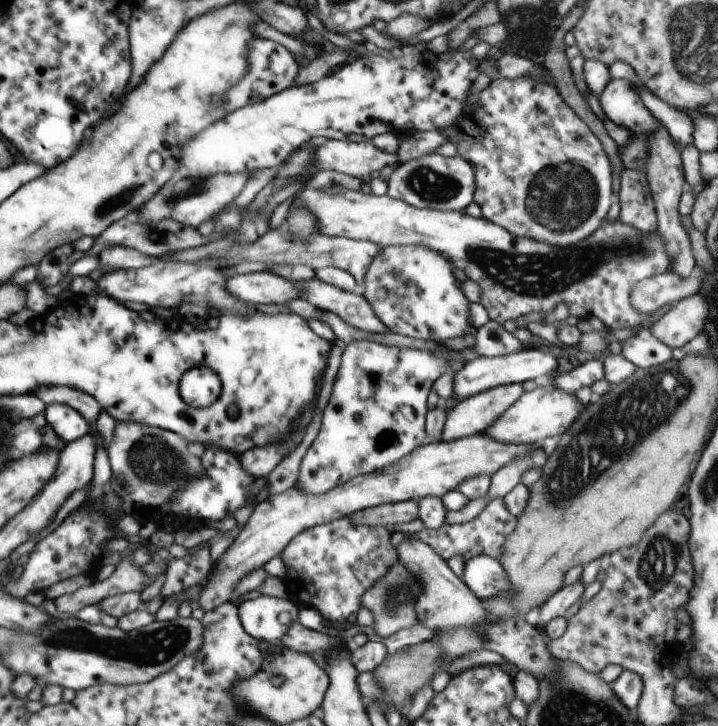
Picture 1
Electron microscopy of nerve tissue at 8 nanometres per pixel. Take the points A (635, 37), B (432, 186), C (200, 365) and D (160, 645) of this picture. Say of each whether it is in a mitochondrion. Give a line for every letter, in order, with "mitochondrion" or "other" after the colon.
A: other
B: mitochondrion
C: other
D: mitochondrion

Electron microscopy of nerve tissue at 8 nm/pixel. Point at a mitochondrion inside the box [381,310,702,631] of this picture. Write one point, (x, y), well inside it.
(628, 416)

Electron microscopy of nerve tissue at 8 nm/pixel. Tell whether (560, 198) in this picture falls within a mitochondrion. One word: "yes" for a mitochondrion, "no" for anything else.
yes

